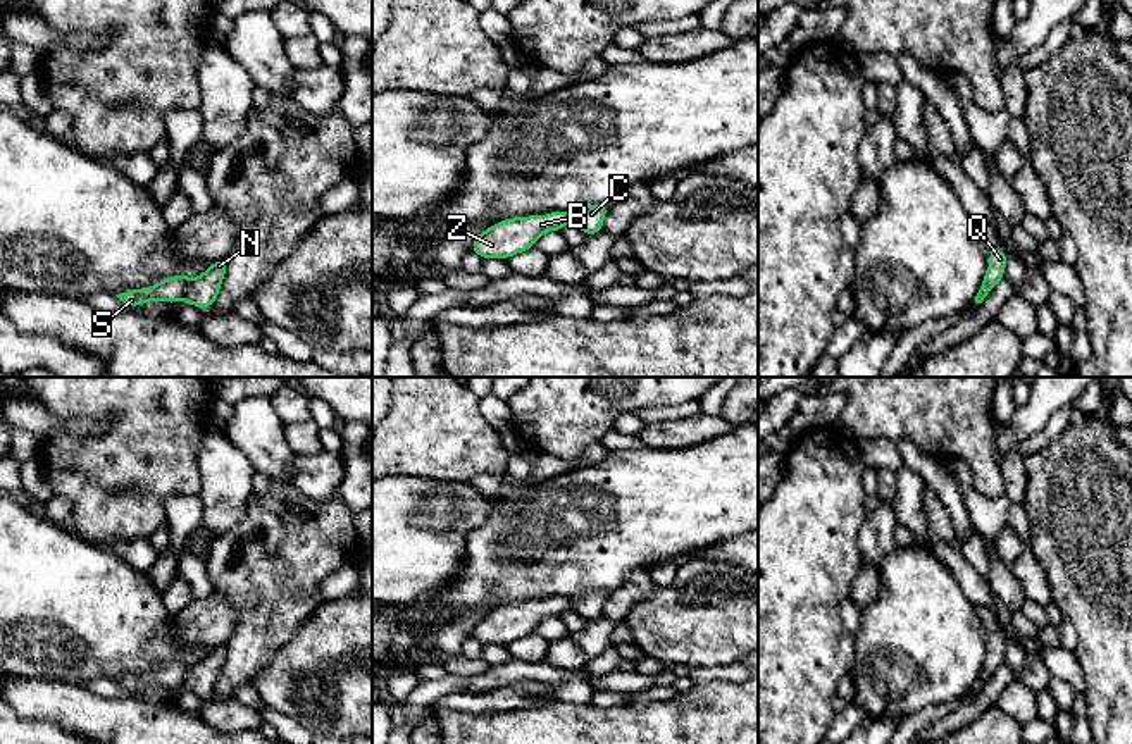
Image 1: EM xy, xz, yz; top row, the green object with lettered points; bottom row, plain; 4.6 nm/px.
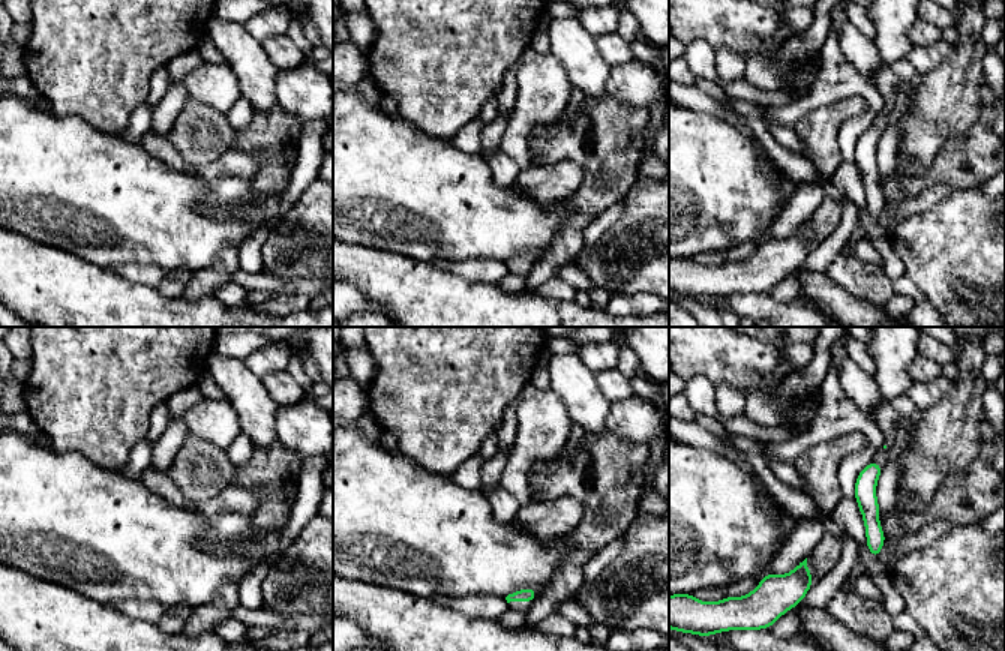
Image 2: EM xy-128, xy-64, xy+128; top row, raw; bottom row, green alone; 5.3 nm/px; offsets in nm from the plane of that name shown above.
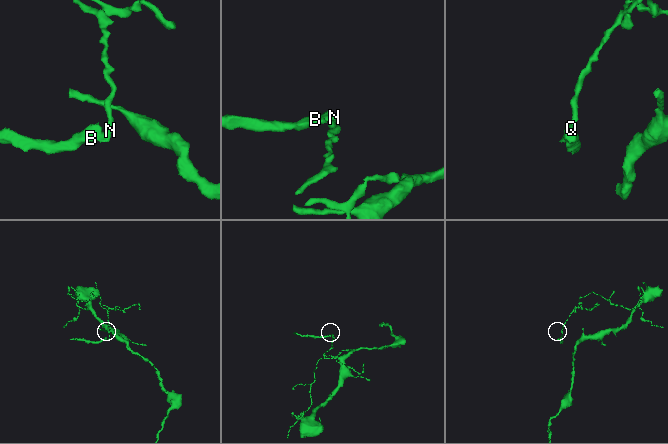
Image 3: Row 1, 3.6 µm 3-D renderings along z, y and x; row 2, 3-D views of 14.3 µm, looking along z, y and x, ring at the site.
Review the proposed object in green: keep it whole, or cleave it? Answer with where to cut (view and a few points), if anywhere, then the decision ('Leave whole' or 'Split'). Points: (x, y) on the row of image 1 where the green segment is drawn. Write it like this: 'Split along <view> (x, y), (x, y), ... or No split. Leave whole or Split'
Split along xy (190, 281), (180, 298). Split

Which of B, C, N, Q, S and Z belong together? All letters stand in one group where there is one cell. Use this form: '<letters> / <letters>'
B Q S Z / C N

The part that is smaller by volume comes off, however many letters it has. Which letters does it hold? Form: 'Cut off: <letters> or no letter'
Cut off: B, Q, S, Z

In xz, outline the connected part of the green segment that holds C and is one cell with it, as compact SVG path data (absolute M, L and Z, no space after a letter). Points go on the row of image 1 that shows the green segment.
M603 203L584 205L569 212L574 226L577 226L588 236L603 231L603 220L608 207Z

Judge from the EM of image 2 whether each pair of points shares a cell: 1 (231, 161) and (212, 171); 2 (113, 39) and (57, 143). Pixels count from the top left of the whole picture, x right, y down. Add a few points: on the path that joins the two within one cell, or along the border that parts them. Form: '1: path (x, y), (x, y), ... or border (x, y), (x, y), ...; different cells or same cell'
1: path (227, 164), (216, 170); same cell
2: border (50, 110), (59, 116), (80, 116), (104, 131); different cells

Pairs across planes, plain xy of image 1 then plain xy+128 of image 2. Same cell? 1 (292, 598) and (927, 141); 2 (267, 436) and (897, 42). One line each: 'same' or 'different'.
1: same
2: same

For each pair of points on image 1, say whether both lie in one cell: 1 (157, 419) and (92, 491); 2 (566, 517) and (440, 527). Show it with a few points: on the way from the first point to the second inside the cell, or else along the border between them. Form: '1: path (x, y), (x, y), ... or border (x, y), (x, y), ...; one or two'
1: path (147, 436), (109, 474); one
2: border (493, 498), (490, 515), (466, 536), (462, 560); two

